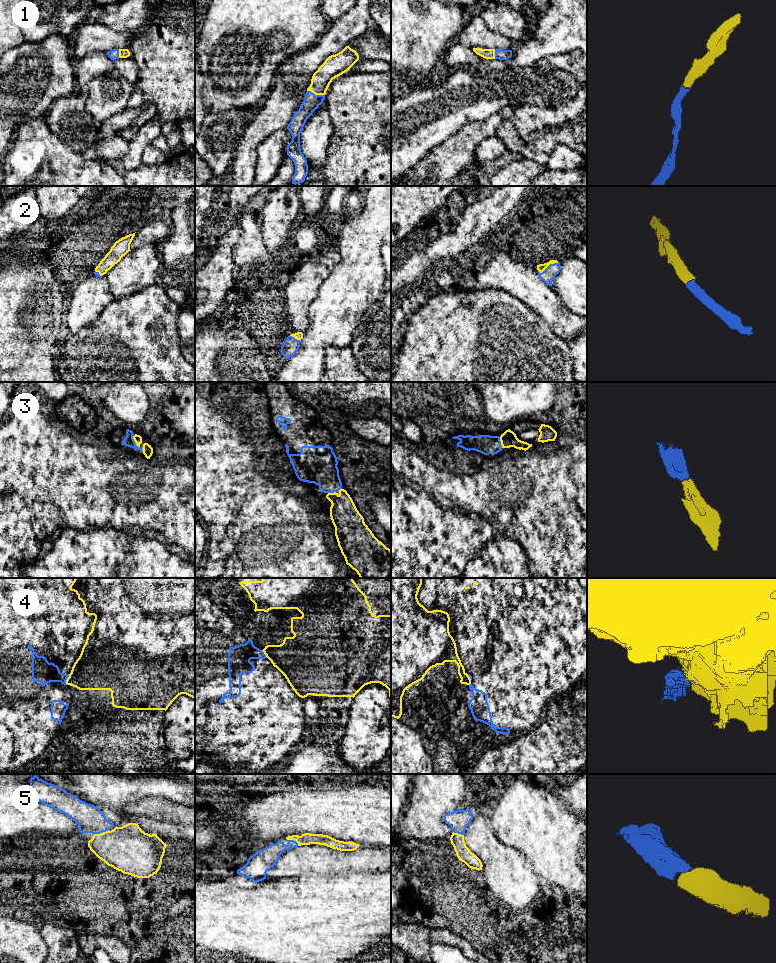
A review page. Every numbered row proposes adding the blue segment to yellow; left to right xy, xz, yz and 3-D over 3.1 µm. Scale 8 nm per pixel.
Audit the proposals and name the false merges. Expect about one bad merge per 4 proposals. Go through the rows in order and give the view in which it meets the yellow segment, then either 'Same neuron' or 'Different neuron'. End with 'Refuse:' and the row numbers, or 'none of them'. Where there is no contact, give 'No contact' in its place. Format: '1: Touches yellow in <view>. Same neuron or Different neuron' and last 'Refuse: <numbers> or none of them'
1: Touches yellow in xz. Same neuron
2: Touches yellow in yz. Same neuron
3: Touches yellow in xy. Same neuron
4: Touches yellow in xy. Same neuron
5: Touches yellow in xy. Same neuron
Refuse: none of them

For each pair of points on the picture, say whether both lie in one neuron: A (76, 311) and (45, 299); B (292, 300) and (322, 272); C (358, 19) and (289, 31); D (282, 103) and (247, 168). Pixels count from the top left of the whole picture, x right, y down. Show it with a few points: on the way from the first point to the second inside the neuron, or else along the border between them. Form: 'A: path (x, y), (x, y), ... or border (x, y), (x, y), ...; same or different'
A: border (71, 295), (65, 324), (72, 331); different
B: path (299, 293), (315, 277); same
C: border (332, 22), (328, 30), (316, 43); different
D: path (268, 119), (250, 139), (247, 152); same

